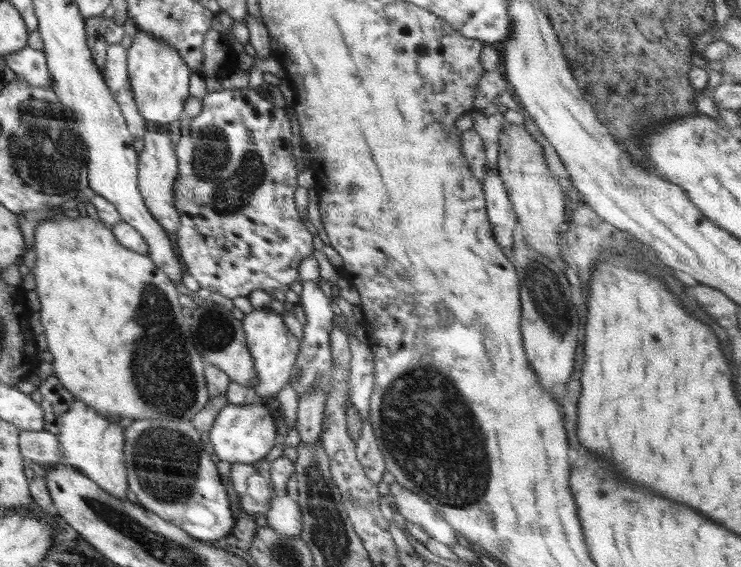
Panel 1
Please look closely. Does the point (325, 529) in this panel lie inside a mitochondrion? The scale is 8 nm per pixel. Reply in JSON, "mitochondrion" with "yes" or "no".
{"mitochondrion":"yes"}

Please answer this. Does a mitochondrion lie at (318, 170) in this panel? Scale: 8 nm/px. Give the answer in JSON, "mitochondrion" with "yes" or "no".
{"mitochondrion":"no"}

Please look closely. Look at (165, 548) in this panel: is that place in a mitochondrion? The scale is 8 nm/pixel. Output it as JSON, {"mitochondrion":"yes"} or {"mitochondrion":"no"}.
{"mitochondrion":"yes"}

